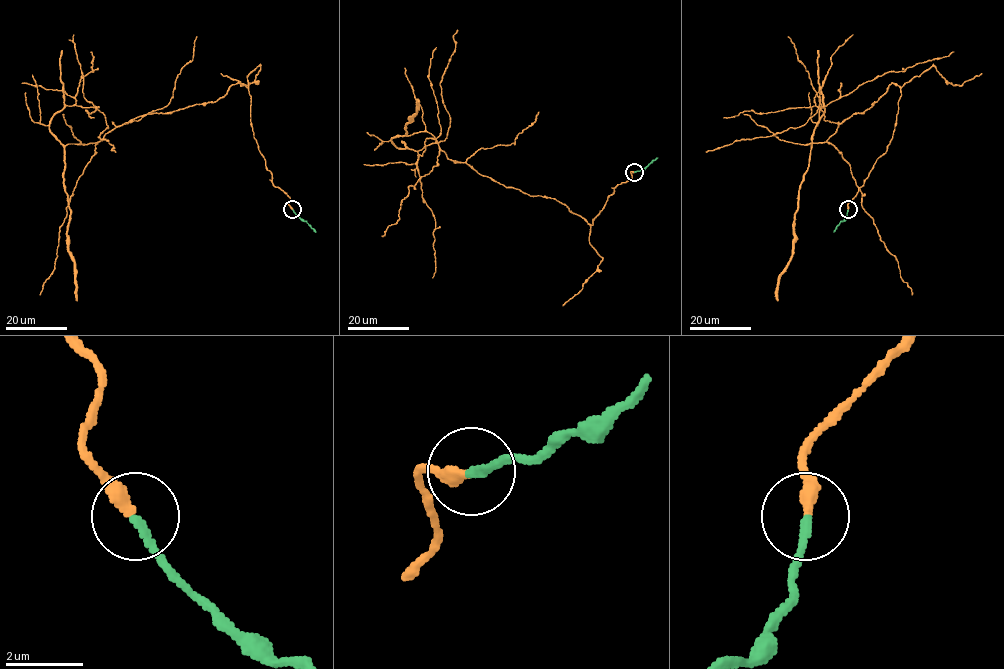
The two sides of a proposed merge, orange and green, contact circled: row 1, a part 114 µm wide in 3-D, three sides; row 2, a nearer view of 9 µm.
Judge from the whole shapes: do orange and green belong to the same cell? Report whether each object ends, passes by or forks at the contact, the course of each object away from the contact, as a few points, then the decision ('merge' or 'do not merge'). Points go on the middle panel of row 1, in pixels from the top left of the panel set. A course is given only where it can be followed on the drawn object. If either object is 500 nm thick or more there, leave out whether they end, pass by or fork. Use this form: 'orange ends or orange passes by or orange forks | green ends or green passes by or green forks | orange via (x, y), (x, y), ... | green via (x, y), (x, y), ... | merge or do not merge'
orange ends | green ends | orange via (634, 171), (591, 225), (450, 160), (428, 132), (396, 135), (399, 148), (445, 139), (439, 82), (457, 29) | green via (634, 171), (640, 171), (657, 158) | merge

